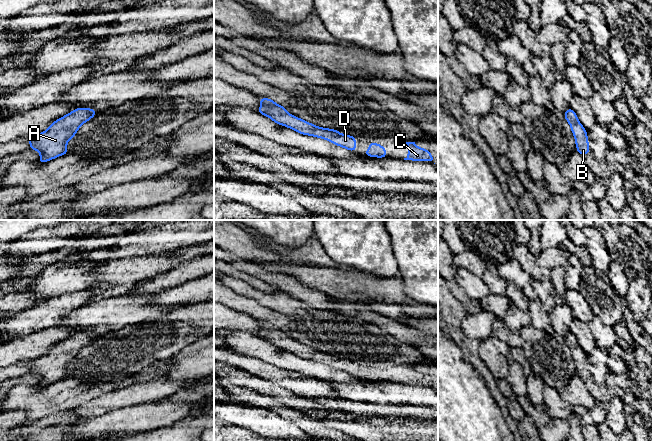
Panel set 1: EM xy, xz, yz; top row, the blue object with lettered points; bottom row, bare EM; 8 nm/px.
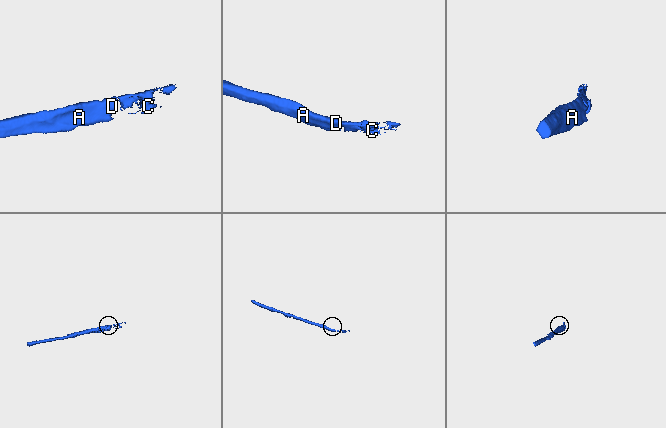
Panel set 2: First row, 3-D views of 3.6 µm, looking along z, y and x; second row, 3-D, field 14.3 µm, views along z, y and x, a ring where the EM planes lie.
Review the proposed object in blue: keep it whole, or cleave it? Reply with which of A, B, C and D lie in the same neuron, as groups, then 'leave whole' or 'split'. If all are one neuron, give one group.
groups A B C D; leave whole

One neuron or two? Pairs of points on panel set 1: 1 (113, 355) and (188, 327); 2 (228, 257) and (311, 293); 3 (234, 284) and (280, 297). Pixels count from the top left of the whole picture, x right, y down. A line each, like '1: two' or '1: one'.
1: one
2: one
3: one

